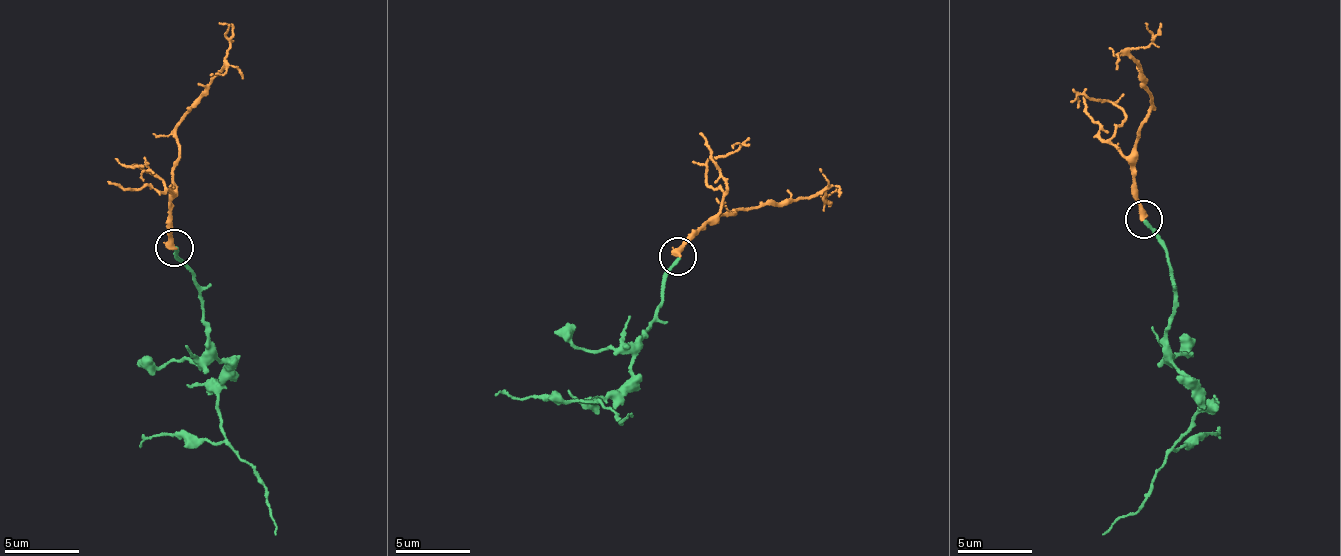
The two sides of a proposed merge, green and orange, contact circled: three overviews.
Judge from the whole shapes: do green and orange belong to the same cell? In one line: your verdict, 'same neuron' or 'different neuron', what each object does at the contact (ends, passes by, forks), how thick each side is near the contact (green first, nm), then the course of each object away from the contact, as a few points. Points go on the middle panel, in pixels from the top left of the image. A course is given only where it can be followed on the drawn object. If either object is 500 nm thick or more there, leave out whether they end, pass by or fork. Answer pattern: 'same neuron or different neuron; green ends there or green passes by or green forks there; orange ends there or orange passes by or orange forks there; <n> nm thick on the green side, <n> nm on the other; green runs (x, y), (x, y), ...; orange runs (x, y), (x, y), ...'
different neuron; green ends there; orange ends there; 220 nm thick on the green side, 400 nm on the other; green runs (679, 255), (661, 286), (652, 322), (635, 344), (626, 379), (593, 404), (599, 401), (619, 424), (632, 413); orange runs (679, 255), (721, 212), (821, 190), (823, 201), (835, 187)

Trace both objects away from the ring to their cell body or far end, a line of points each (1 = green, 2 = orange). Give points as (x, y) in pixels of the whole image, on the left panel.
1: (174, 247), (200, 295), (209, 349), (224, 363), (221, 368), (219, 409), (227, 441), (265, 489), (276, 536)
2: (174, 247), (171, 170), (174, 123), (211, 75), (223, 67), (226, 26)

